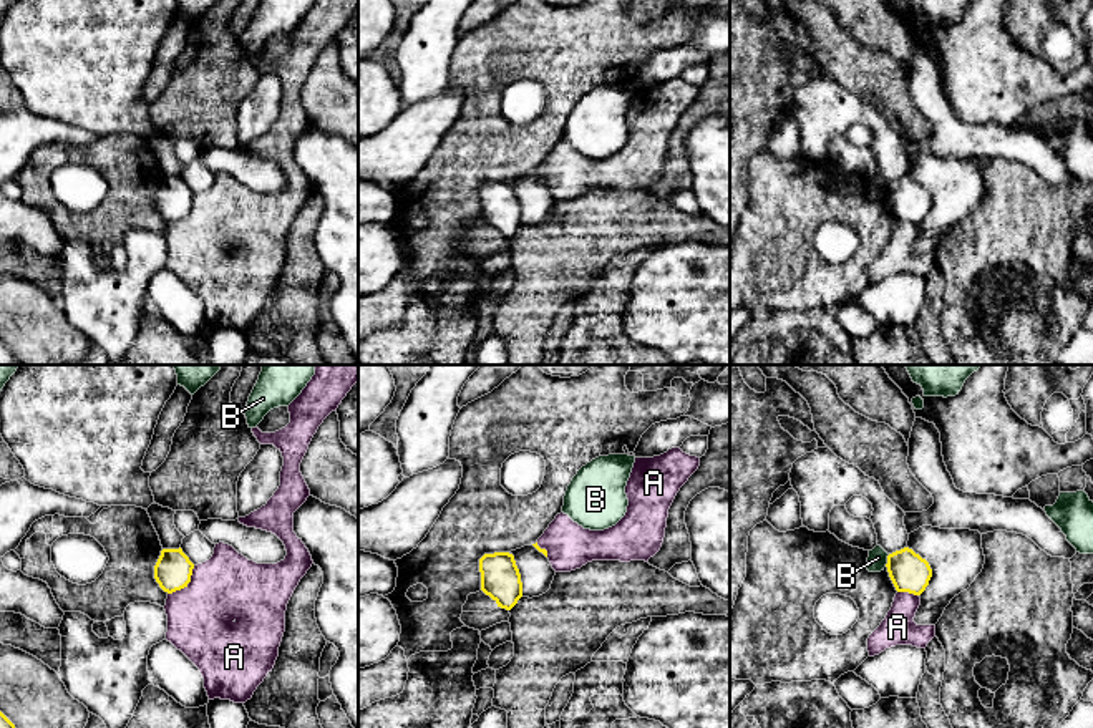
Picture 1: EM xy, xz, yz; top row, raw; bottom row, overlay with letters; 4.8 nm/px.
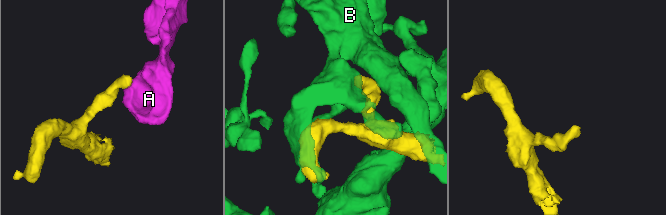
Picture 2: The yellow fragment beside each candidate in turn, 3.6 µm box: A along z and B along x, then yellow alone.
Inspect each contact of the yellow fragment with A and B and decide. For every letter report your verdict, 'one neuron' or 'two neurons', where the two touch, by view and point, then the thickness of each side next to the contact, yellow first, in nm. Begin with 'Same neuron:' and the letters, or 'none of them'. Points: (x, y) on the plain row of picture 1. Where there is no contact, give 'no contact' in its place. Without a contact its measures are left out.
Same neuron: none of them
A: two neurons | xy (186, 213) | 180/320 nm
B: two neurons | yz (888, 189) | 190/100 nm

